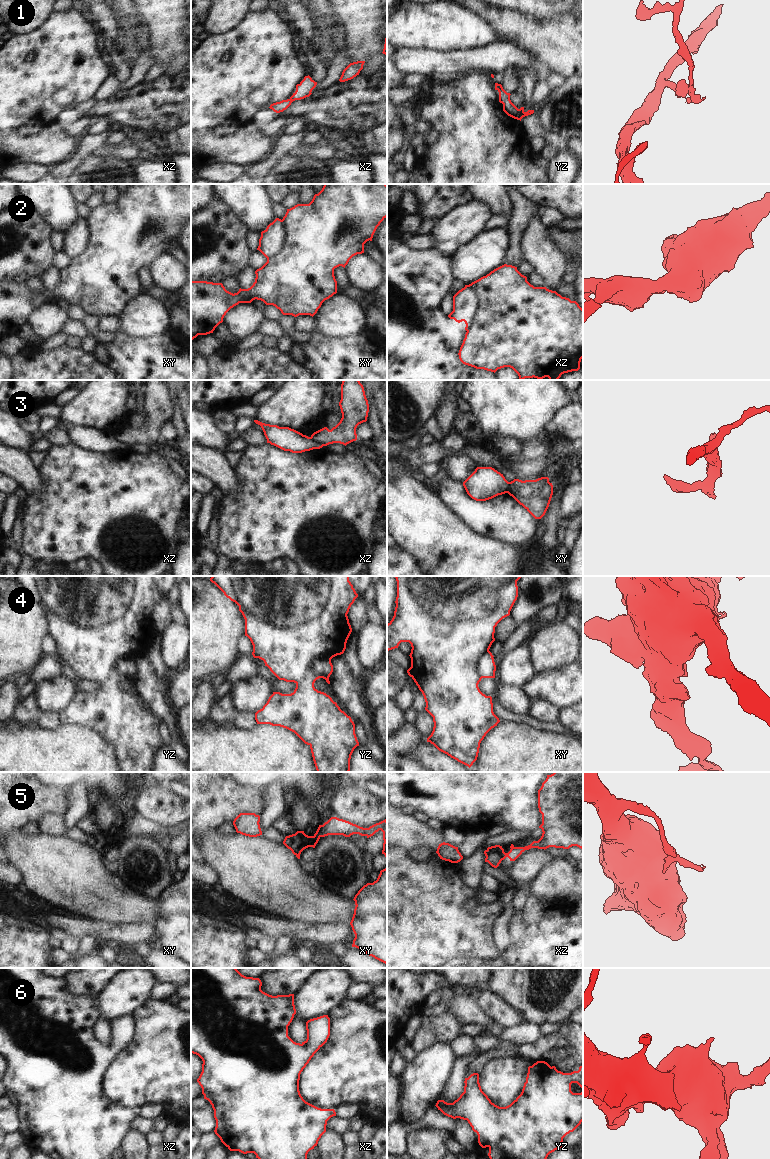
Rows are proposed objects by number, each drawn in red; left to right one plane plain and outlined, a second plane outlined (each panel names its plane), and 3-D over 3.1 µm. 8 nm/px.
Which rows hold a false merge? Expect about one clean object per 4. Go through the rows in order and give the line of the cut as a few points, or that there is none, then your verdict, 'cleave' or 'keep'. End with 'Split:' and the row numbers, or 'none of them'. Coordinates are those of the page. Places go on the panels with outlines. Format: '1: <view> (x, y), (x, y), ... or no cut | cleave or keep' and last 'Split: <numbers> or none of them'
1: xz (289, 99), (292, 101) | cleave
2: xz (468, 285), (475, 293), (477, 308), (467, 331) | cleave
3: xz (310, 437), (323, 445) | cleave
4: yz (330, 659), (322, 657), (313, 658), (310, 661), (309, 670) | cleave
5: xy (315, 833), (319, 837) | cleave
6: no cut | keep
Split: 1, 2, 3, 4, 5

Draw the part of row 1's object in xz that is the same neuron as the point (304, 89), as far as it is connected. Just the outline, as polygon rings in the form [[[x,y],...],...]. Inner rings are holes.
[[[309,75],[305,76],[304,79],[296,85],[296,91],[290,97],[290,100],[293,102],[295,100],[301,100],[309,97],[316,85],[317,82],[315,82]]]

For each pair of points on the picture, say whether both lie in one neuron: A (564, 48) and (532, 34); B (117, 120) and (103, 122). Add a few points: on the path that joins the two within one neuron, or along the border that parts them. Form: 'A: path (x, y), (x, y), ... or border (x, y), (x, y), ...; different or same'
A: path (556, 43), (540, 38); same
B: border (93, 121), (106, 117), (112, 127); different

